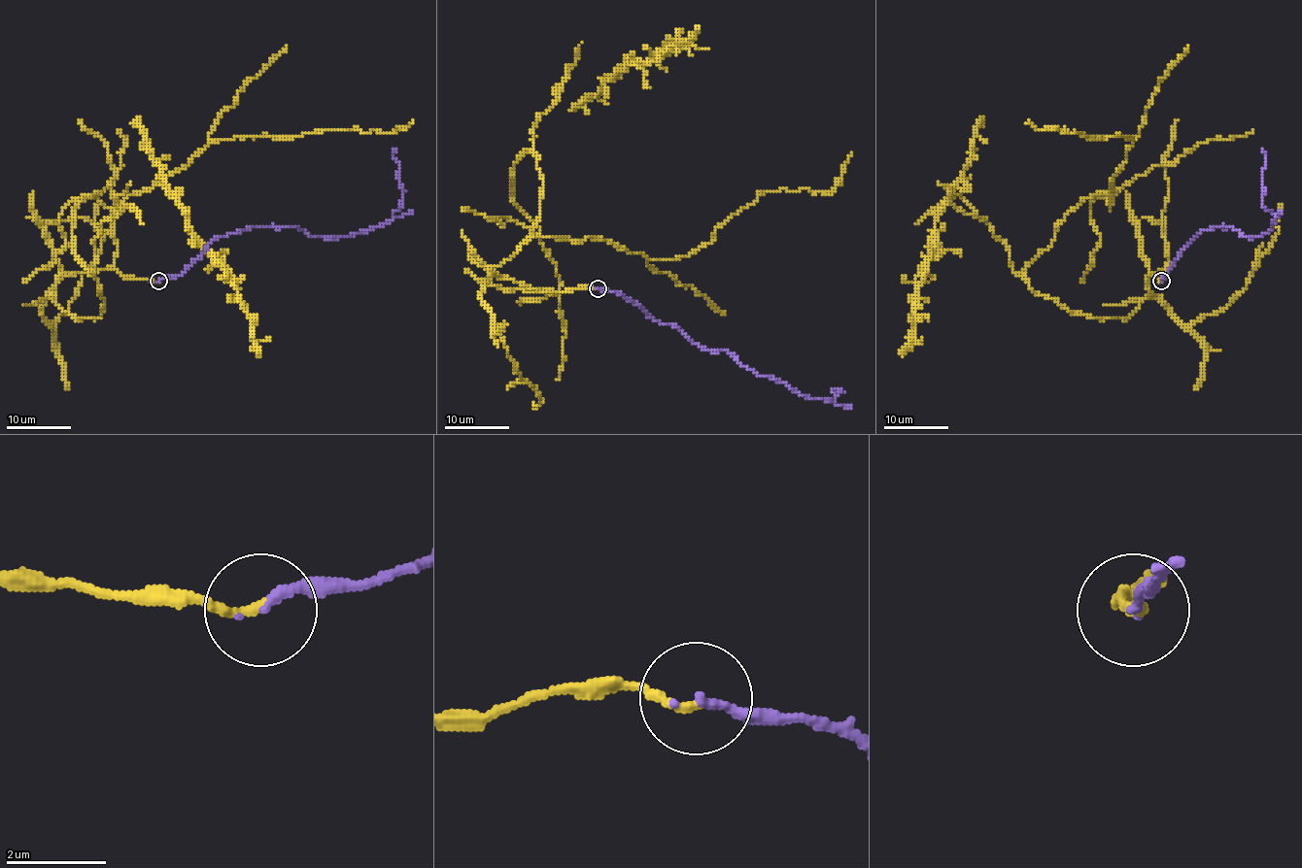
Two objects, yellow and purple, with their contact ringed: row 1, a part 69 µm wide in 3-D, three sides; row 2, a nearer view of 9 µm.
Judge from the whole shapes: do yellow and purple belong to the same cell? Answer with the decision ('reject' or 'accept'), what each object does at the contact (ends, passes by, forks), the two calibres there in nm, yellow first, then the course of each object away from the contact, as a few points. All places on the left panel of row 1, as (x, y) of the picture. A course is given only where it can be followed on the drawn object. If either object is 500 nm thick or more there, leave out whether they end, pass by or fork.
accept | yellow ends | purple ends | 190/180 nm | yellow via (158, 281), (98, 268), (51, 297), (105, 301), (73, 210), (212, 142), (413, 122) | purple via (158, 281), (180, 276), (214, 241), (255, 226), (291, 226), (321, 237), (384, 226), (402, 207), (394, 149)

